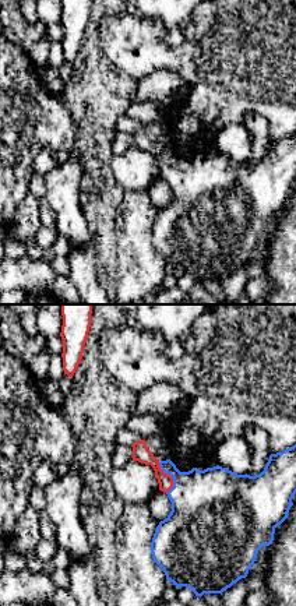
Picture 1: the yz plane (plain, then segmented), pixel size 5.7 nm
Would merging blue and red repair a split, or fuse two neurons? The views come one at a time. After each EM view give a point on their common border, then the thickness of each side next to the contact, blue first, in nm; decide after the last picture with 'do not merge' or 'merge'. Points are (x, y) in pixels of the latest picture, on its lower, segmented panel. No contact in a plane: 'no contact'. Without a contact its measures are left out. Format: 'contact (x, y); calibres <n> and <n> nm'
contact (172, 476); calibres 400 and 100 nm

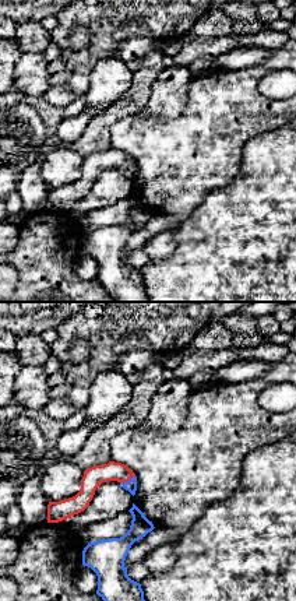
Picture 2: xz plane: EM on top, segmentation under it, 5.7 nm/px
contact (129, 481); calibres 60 and 110 nm

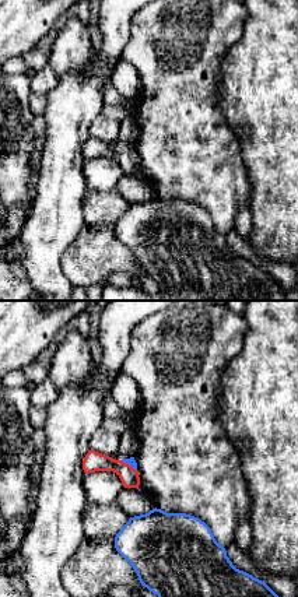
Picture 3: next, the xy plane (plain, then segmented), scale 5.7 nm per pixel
contact (129, 463); calibres 50 and 120 nm

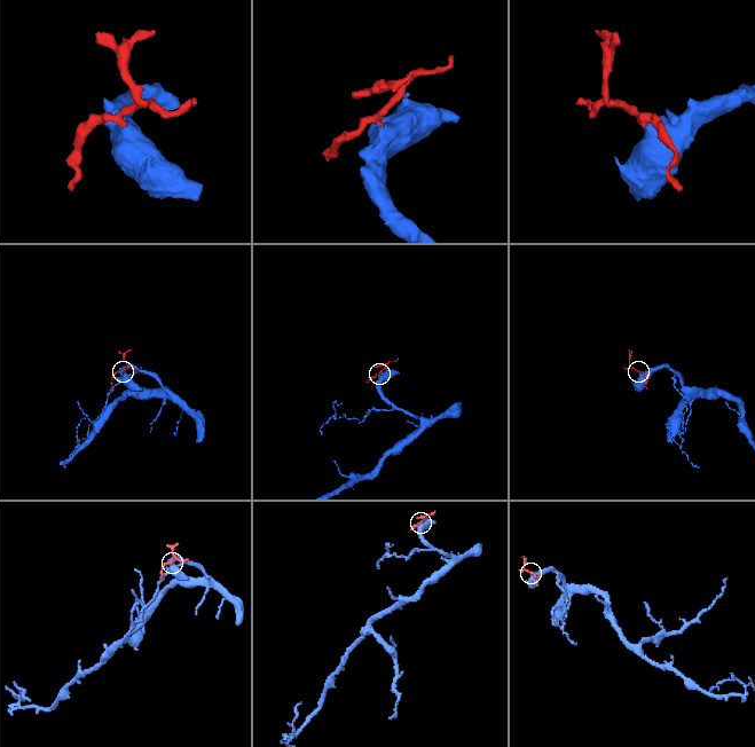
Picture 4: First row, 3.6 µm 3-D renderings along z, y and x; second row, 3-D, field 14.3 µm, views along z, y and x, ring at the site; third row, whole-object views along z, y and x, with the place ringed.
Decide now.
merge

